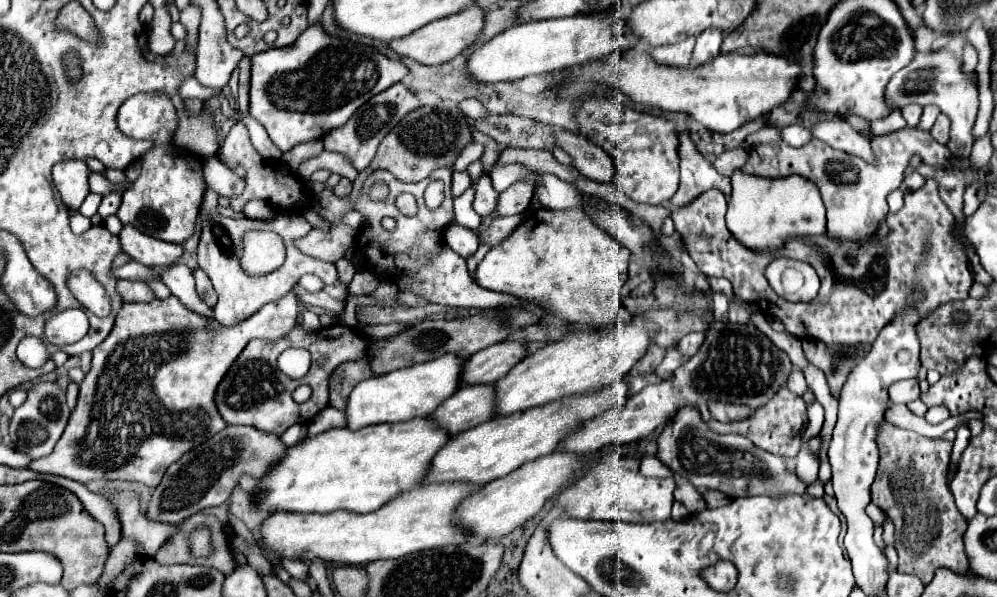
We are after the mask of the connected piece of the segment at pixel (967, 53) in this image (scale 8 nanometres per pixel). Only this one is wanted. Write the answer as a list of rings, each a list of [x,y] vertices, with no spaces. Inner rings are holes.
[[[964,43],[964,55],[962,55],[962,71],[964,73],[974,73],[978,63],[978,55],[970,43]]]

